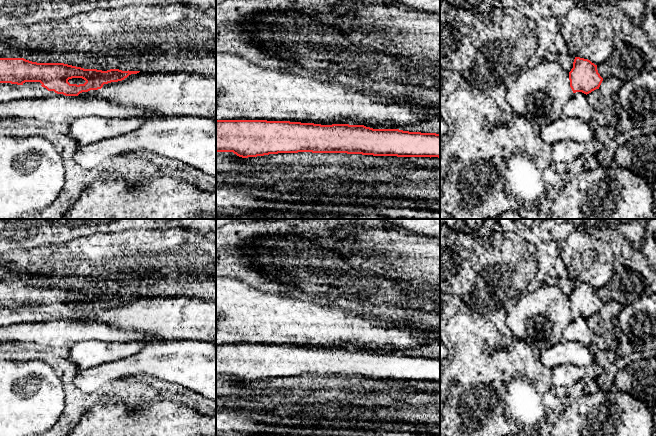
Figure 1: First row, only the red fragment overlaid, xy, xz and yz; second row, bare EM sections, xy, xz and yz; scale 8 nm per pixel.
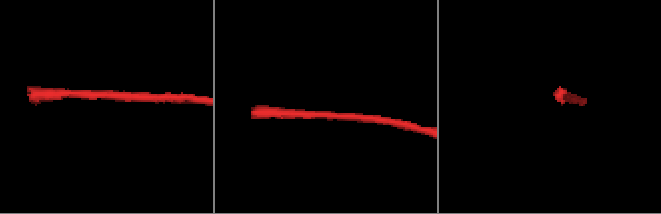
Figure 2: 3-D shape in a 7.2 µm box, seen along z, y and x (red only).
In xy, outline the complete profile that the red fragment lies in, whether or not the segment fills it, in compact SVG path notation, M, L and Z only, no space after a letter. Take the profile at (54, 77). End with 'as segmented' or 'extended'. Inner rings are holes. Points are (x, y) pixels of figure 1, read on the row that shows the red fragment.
M0 58L0 83L11 83L17 85L23 85L25 82L40 82L42 87L46 88L48 91L54 91L57 94L63 94L65 96L78 96L82 92L88 92L90 90L98 90L103 87L104 84L111 82L122 81L131 74L137 74L140 71L122 71L119 69L110 69L107 71L97 70L97 69L84 69L81 67L76 67L64 63L37 63L26 60L24 58ZM72 78L82 78L86 82L84 84L70 84L69 79Z; as segmented

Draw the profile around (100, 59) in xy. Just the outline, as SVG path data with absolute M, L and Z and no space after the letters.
M0 44L0 58L24 58L37 63L64 63L84 69L140 72L185 72L216 76L216 57L213 54L151 53L55 53L19 50Z

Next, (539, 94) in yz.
M542 61L525 70L507 88L507 102L521 117L544 126L563 116L563 108L572 99L573 94L569 73L556 62Z

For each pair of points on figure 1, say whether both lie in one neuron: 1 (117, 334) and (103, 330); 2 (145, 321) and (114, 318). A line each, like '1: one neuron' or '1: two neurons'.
1: one neuron
2: one neuron

